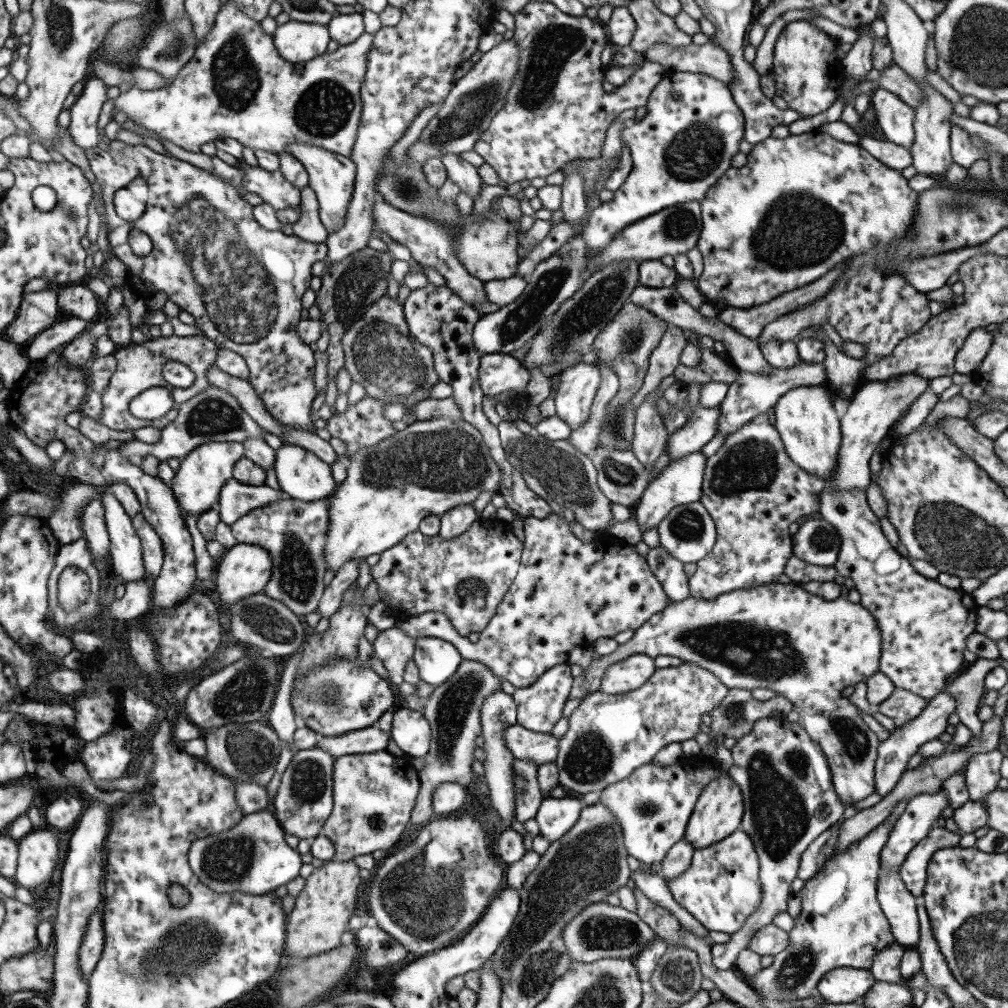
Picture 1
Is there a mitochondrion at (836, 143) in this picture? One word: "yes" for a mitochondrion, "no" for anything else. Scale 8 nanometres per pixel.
no

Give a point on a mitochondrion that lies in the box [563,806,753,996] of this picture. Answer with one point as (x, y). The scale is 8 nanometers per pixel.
(600, 932)

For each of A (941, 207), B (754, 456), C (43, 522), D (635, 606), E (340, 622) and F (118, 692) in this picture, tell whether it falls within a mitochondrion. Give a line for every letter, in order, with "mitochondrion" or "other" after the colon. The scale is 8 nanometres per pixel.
A: mitochondrion
B: mitochondrion
C: other
D: other
E: other
F: other

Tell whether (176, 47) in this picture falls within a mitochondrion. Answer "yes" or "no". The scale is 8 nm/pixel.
yes

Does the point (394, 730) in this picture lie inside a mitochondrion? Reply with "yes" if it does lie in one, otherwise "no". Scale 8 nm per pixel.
no

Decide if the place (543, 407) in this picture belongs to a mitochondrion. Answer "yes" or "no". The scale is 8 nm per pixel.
no

